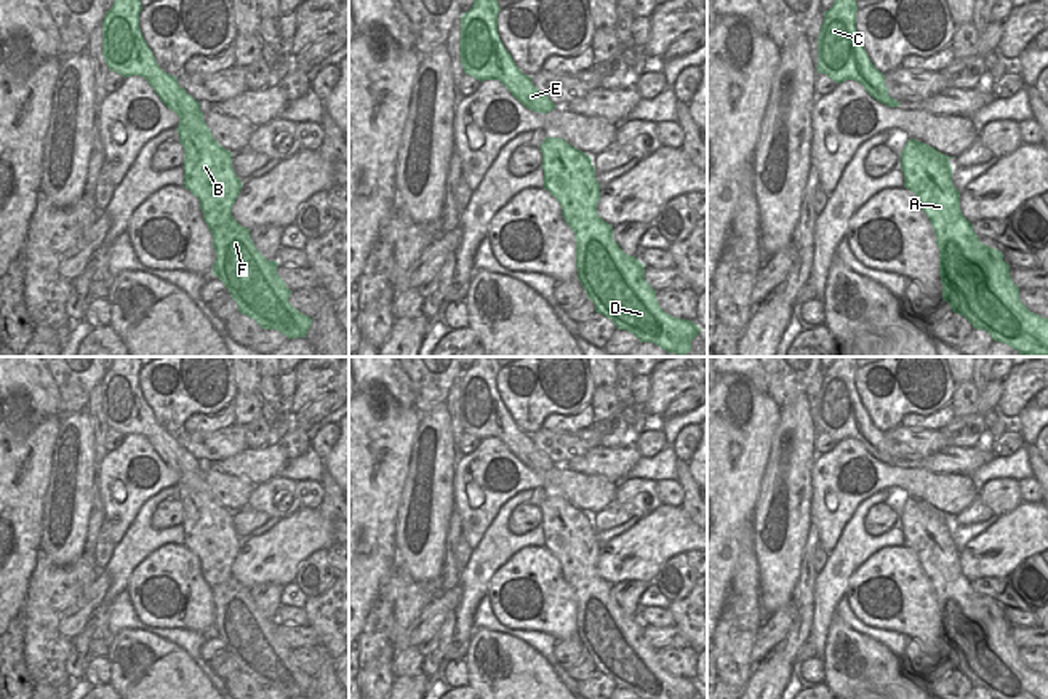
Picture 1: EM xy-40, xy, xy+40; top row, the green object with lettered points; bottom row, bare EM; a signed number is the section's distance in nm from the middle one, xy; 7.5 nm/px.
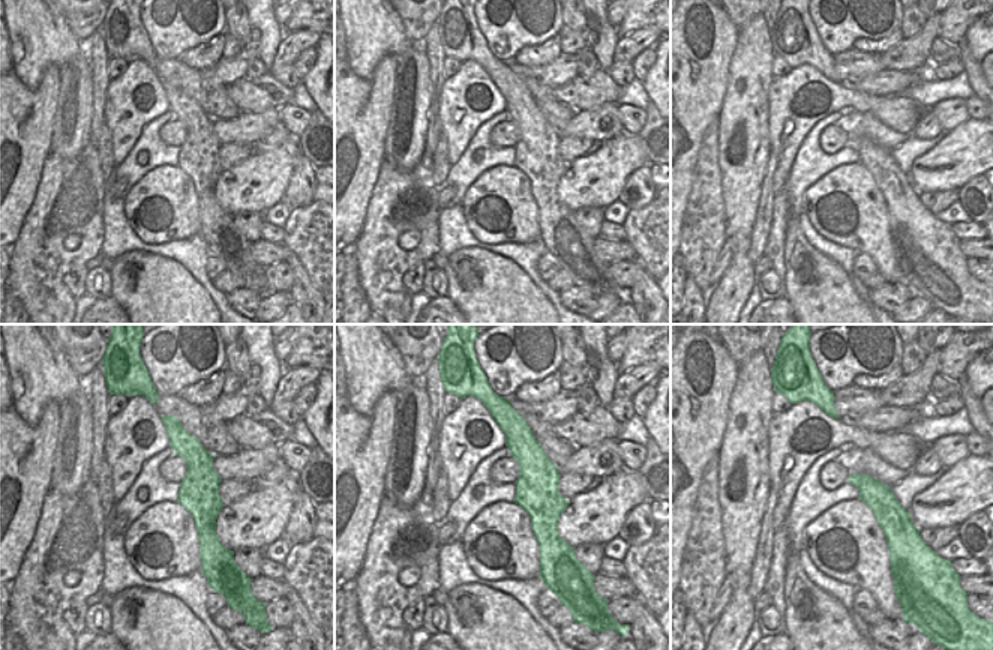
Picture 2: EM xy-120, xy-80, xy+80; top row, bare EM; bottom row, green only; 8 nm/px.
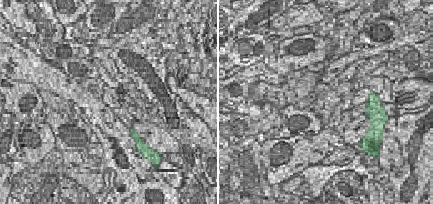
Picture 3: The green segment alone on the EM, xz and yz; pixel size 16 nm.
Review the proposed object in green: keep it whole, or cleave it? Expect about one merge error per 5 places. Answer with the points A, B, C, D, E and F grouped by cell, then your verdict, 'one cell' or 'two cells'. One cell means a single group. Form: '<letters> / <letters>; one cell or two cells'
A B C D E F; one cell

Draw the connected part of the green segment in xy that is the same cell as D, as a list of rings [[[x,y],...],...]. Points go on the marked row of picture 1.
[[[547,136],[539,149],[544,189],[557,198],[574,232],[578,280],[595,312],[640,342],[653,342],[669,353],[688,353],[701,328],[664,312],[645,280],[645,266],[614,242],[613,227],[597,213],[600,186],[592,157],[562,138]]]

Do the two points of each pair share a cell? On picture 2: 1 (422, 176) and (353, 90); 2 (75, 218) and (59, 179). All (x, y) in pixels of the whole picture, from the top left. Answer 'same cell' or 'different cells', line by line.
1: different cells
2: same cell

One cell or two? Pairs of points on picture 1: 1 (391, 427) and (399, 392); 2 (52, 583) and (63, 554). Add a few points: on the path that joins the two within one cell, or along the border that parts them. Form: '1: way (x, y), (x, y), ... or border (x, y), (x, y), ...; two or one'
1: border (365, 387), (381, 384), (400, 403), (413, 408); two
2: border (40, 552), (58, 565), (71, 565), (82, 555); two

